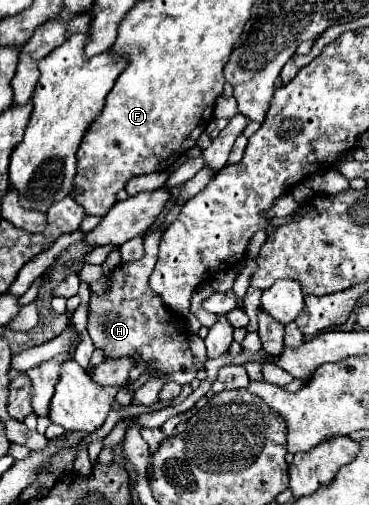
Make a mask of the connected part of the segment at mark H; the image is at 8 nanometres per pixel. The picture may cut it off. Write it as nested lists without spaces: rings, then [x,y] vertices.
[[[160,222],[154,232],[144,236],[144,256],[140,260],[120,264],[112,272],[110,294],[106,298],[94,298],[94,294],[92,294],[90,302],[88,302],[88,308],[90,308],[88,334],[96,348],[106,350],[106,354],[110,358],[132,356],[136,362],[138,360],[154,362],[156,364],[154,370],[160,370],[166,374],[166,378],[154,378],[154,380],[146,382],[144,392],[136,390],[134,400],[140,404],[158,402],[158,392],[162,388],[162,382],[174,380],[178,384],[190,384],[196,376],[196,368],[192,366],[192,352],[188,348],[190,330],[184,328],[184,320],[182,320],[182,326],[178,322],[168,320],[174,314],[164,306],[162,298],[158,298],[148,286],[148,276],[152,274],[154,264],[158,260],[158,242],[164,232],[160,228],[166,228],[166,222]]]

